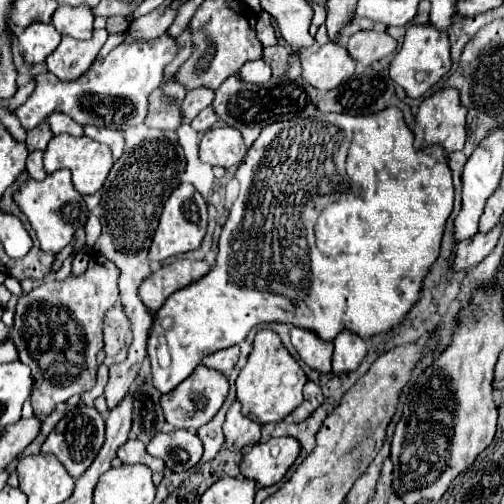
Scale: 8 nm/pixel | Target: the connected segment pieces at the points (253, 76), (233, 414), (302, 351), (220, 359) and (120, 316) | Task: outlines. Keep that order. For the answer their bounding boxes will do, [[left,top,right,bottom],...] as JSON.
[[240,58,272,84],[224,402,260,452],[292,328,332,374],[202,346,240,376],[104,306,130,356]]

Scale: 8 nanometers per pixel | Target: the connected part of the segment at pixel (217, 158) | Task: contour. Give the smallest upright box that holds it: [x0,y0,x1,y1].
[198,128,246,168]

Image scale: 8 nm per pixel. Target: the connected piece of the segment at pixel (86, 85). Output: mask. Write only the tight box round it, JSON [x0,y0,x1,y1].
[14,32,180,130]

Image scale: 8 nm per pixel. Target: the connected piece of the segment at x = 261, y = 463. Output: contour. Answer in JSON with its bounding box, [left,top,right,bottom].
[240,438,302,486]

